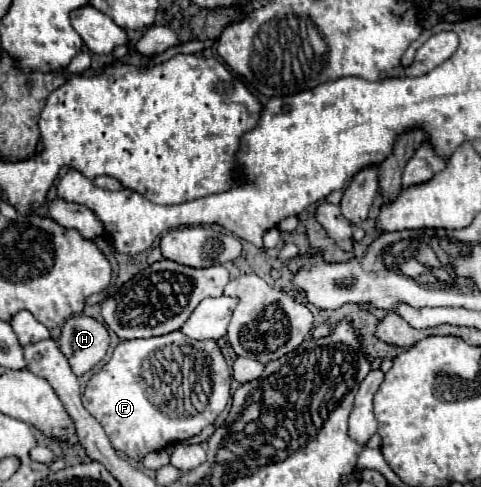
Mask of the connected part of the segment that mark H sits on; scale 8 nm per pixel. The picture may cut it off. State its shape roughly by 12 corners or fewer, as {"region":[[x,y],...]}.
{"region":[[70,317],[58,347],[82,377],[110,345],[104,323]]}

